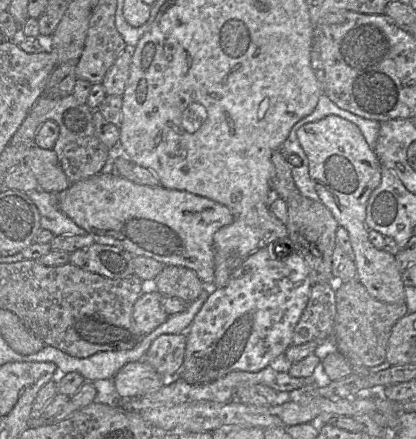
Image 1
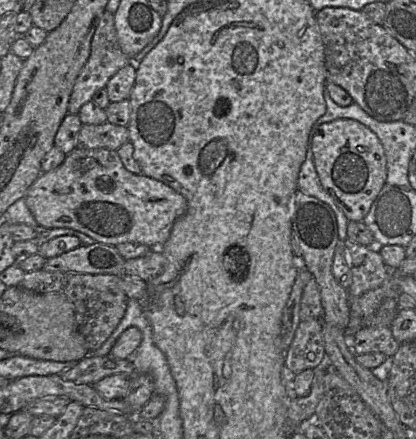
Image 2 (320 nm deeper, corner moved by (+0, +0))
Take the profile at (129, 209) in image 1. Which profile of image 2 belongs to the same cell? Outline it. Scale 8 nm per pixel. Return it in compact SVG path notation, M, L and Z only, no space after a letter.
M75 147L55 169L42 172L26 193L26 203L36 221L46 228L72 228L97 243L119 245L125 242L159 248L169 238L174 222L187 209L186 198L165 183L128 171L117 150Z

